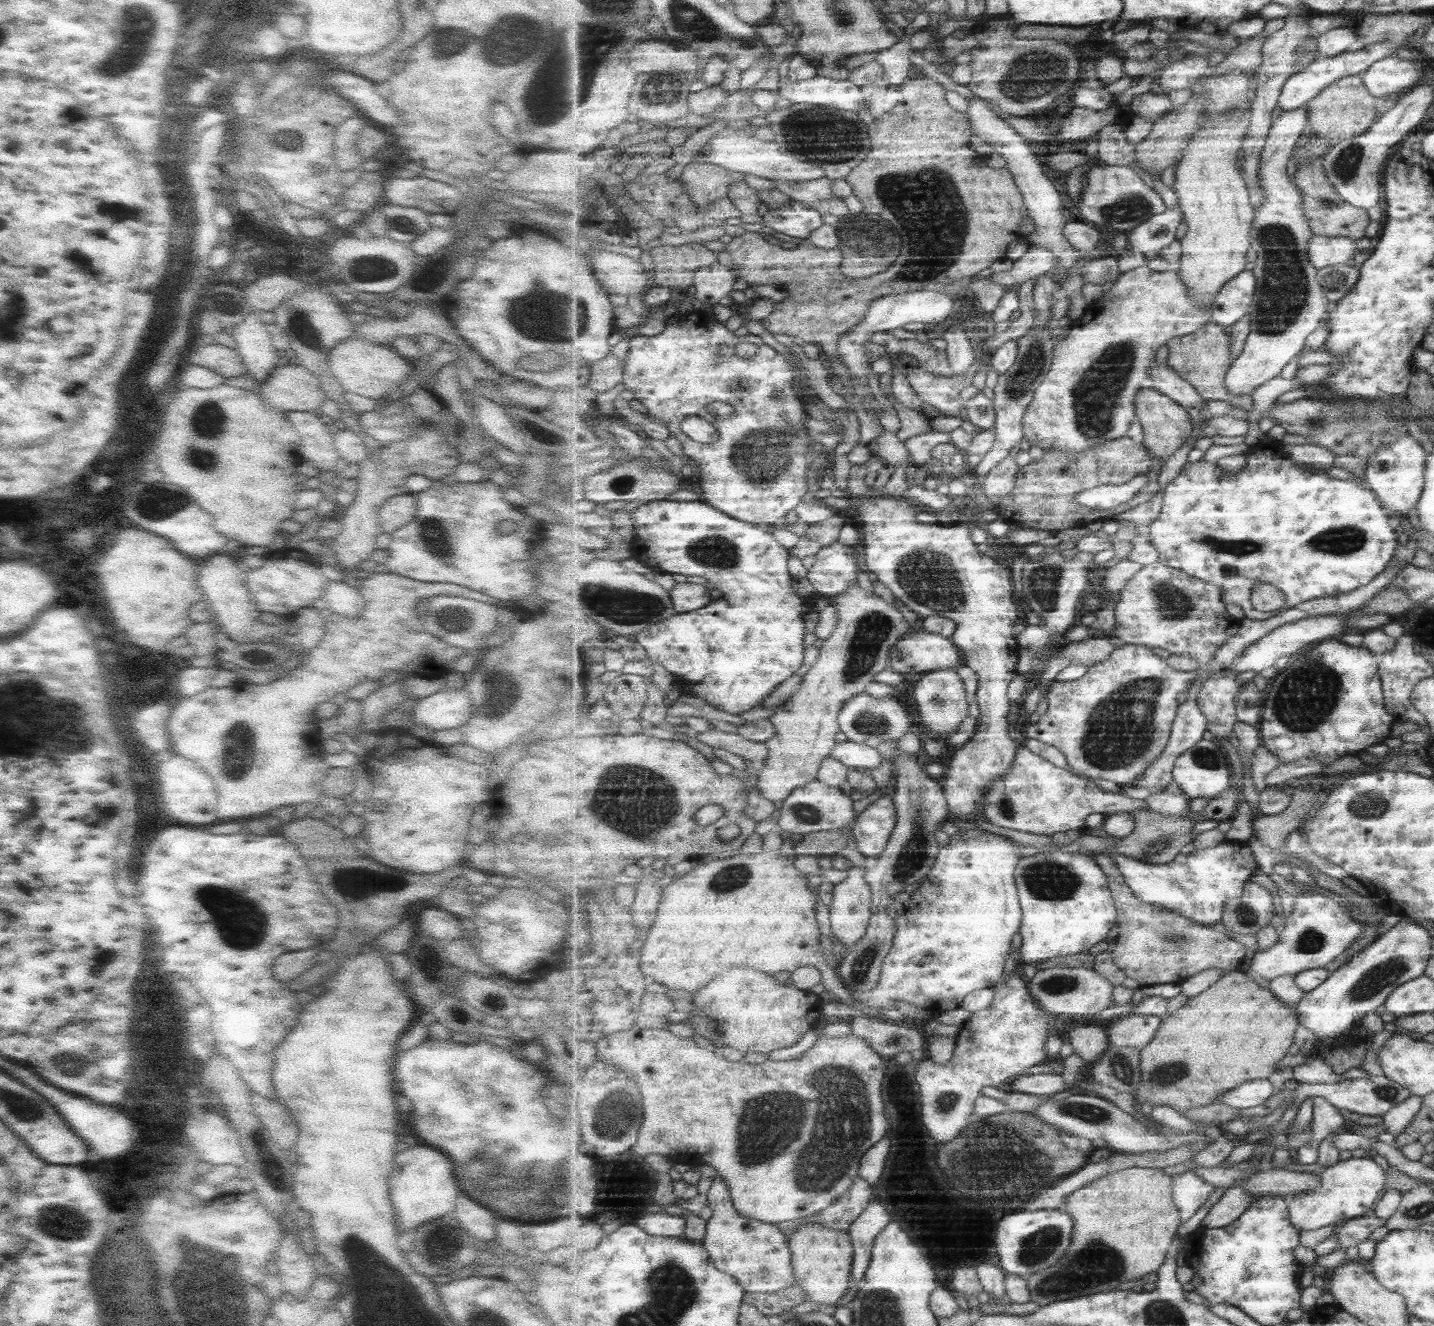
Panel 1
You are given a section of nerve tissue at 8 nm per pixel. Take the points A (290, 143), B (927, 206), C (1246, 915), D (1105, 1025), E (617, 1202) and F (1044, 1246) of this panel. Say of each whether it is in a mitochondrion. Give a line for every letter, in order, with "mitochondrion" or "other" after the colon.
A: mitochondrion
B: mitochondrion
C: mitochondrion
D: other
E: other
F: mitochondrion

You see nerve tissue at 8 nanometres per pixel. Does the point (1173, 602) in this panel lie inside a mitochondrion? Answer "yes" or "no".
yes

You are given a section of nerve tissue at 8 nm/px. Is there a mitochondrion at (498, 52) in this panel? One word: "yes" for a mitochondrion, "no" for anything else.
yes

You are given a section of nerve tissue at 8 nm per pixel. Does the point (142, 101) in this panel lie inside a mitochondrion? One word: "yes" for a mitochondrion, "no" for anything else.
no

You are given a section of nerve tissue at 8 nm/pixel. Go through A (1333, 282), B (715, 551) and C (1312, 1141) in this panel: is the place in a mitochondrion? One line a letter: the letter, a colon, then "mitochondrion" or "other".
A: mitochondrion
B: mitochondrion
C: other

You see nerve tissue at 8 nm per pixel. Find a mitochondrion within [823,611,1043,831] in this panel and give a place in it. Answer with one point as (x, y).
(869, 724)

